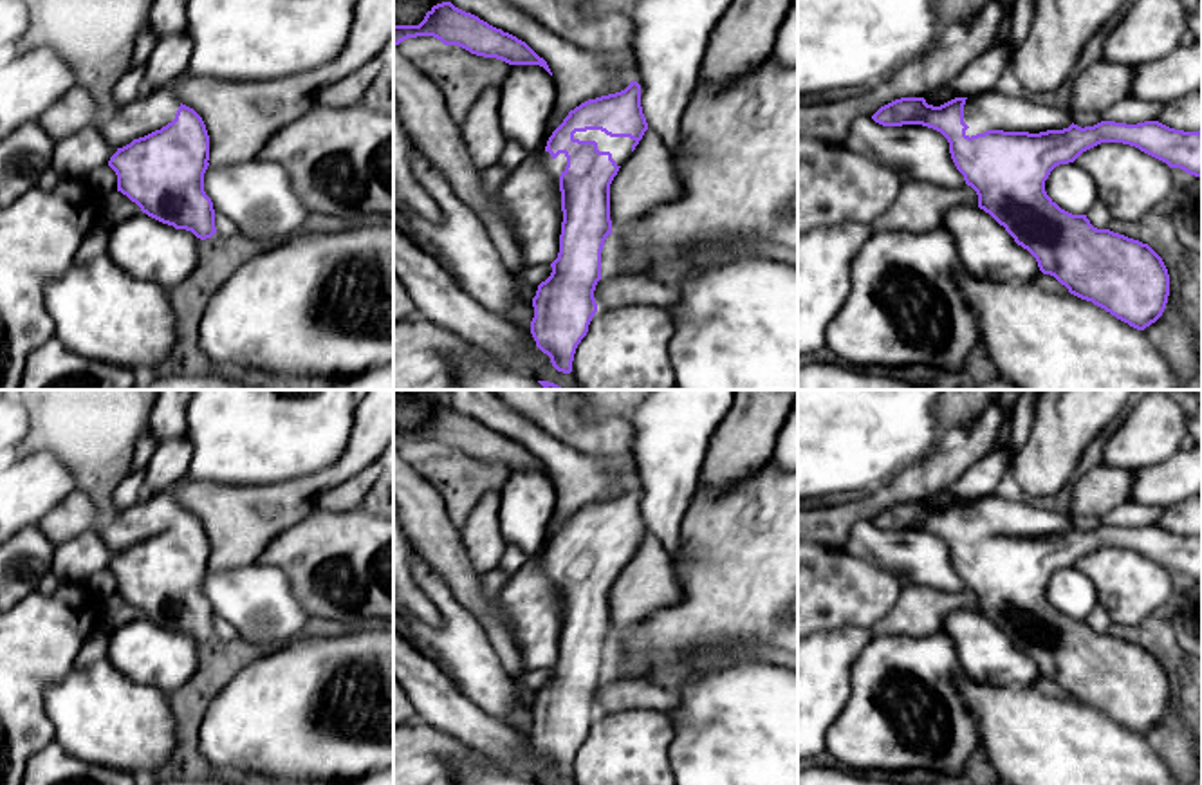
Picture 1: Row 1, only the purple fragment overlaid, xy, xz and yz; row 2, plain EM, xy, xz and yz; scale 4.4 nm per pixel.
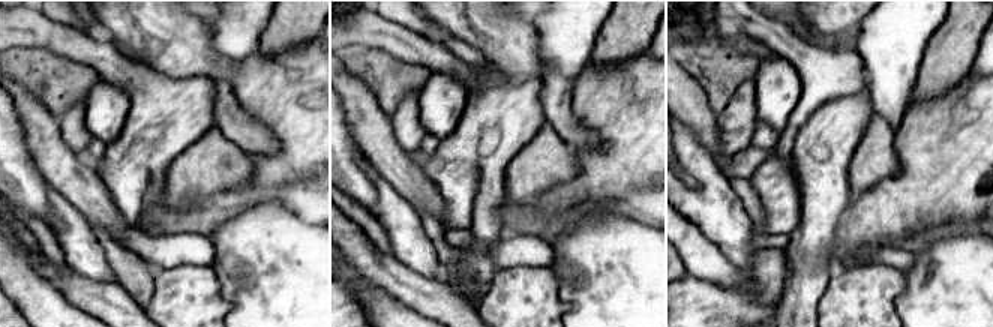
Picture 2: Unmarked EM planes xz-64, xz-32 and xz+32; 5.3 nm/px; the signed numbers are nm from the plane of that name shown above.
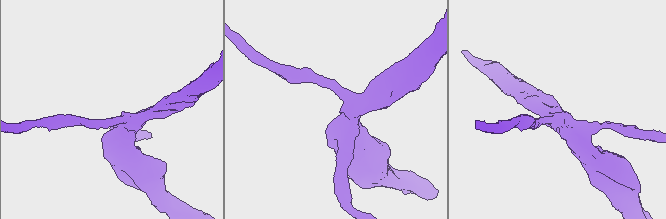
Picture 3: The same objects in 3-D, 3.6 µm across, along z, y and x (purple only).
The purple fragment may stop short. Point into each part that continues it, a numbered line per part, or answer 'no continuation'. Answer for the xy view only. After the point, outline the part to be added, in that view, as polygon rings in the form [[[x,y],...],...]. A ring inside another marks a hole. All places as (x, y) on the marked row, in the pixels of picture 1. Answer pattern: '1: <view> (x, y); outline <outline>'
1: xy (141, 116); outline [[[173,83],[162,85],[150,96],[137,97],[106,115],[99,125],[99,134],[108,144],[123,148],[134,139],[144,137],[171,123],[179,106]]]

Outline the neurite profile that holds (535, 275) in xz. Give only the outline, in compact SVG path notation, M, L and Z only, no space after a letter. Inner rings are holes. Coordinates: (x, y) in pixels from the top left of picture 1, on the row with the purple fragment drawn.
M550 263L547 265L534 265L534 267L525 267L520 272L513 272L513 278L516 282L527 282L531 285L540 285L541 282L545 282L552 272Z

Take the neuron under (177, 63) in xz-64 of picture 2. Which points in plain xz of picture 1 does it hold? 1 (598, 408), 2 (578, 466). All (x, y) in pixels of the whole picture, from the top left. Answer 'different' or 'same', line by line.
1: different
2: different

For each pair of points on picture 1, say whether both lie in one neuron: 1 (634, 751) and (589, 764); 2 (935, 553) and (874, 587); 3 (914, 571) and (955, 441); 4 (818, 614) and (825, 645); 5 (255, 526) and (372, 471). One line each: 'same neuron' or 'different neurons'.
1: same neuron
2: different neurons
3: different neurons
4: different neurons
5: different neurons

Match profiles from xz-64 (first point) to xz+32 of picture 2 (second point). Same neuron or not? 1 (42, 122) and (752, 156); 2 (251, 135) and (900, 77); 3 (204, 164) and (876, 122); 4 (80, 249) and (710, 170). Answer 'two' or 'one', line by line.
1: two
2: one
3: one
4: one

